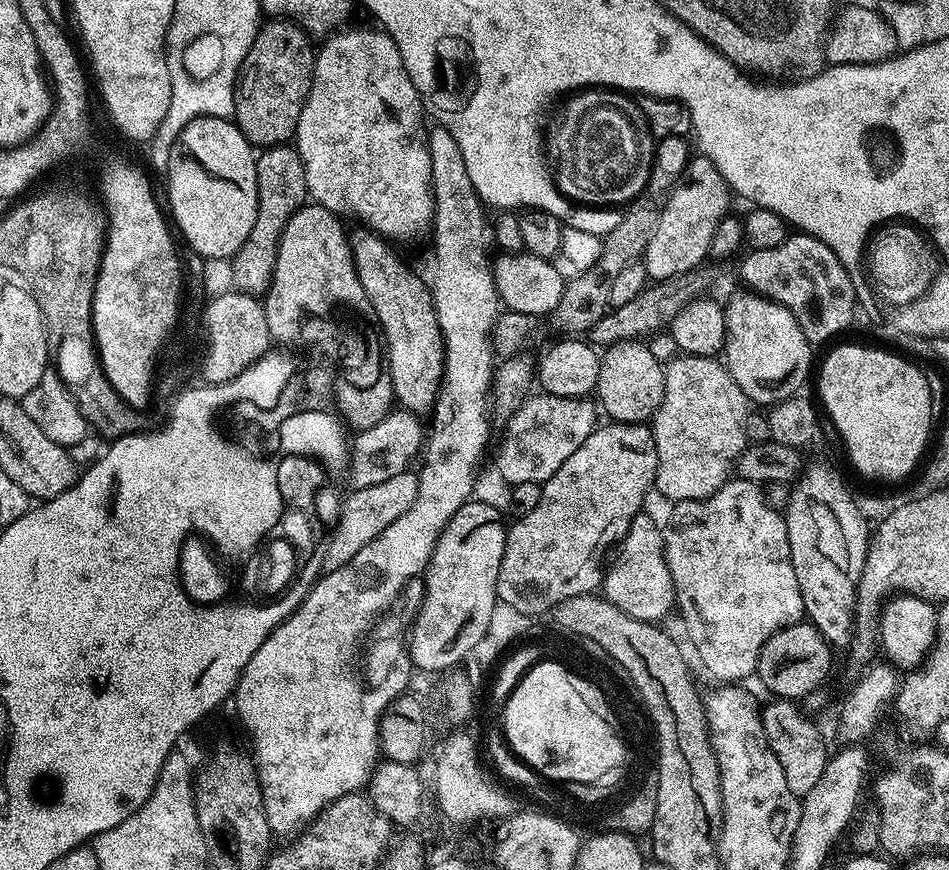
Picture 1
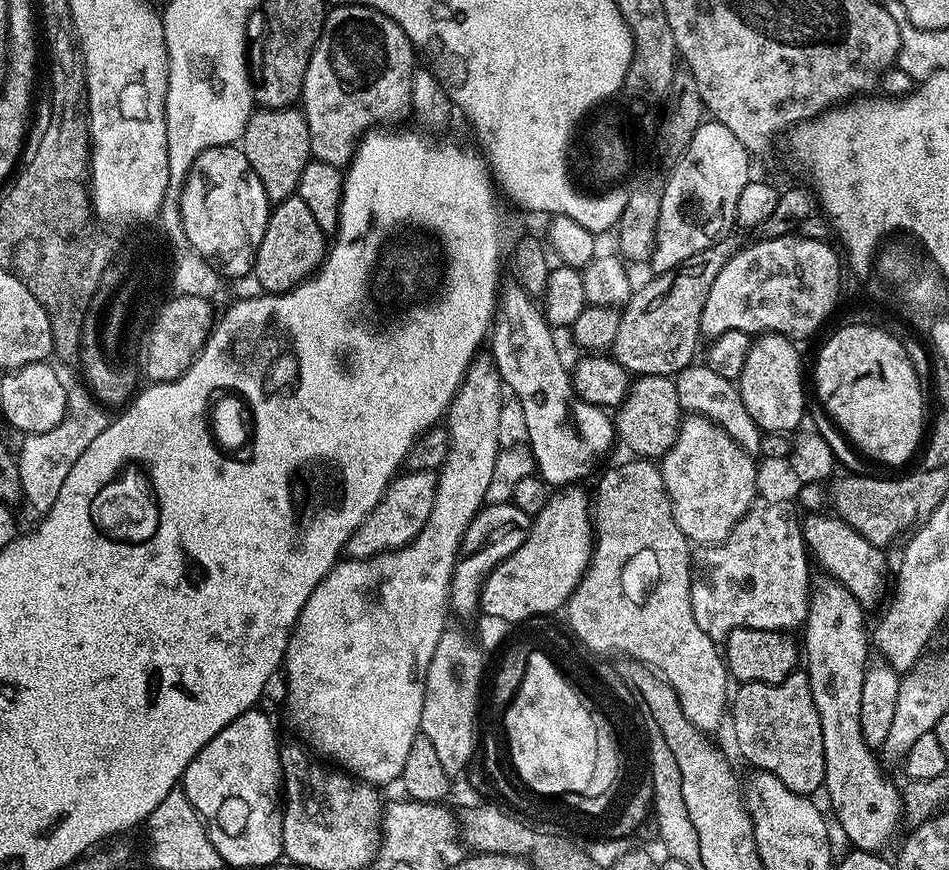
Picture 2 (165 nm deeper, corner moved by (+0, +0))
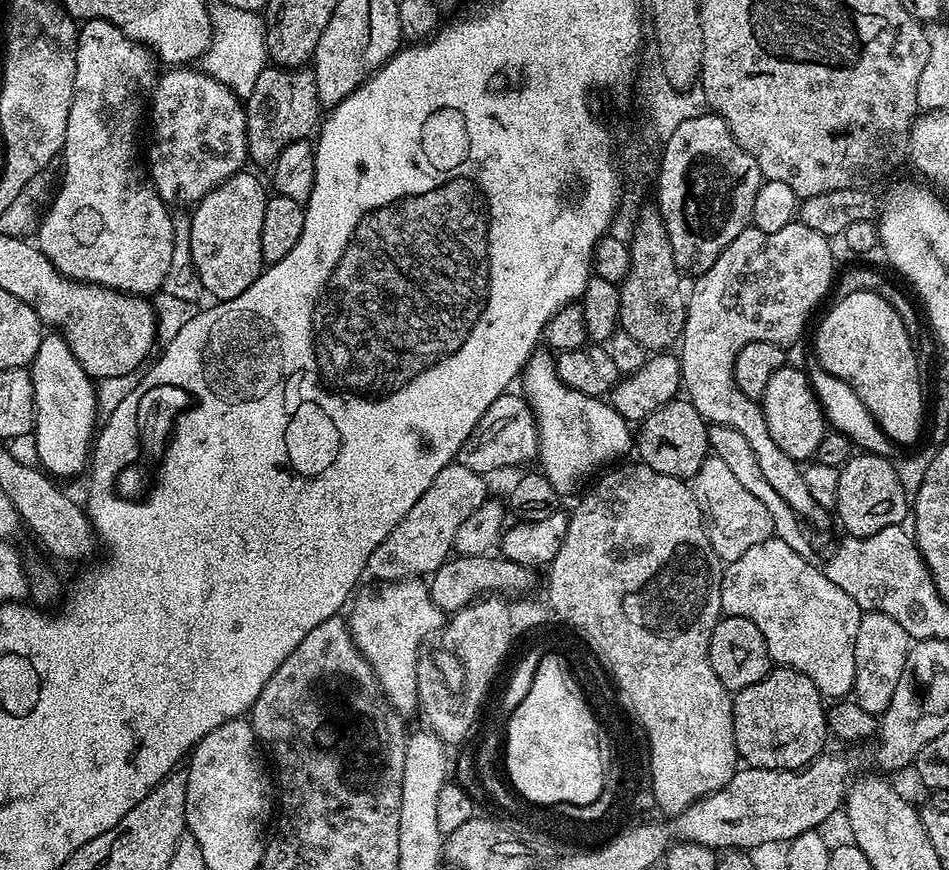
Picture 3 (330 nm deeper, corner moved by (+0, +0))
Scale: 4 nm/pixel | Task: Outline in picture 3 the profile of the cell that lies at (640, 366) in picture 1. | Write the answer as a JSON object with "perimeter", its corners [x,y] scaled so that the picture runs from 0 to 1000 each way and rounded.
{"perimeter":[[[724,457],[707,460],[702,467],[689,471],[689,476],[682,478],[673,492],[668,506],[669,518],[674,518],[673,528],[693,540],[693,545],[706,545],[710,549],[724,553],[736,545],[740,531],[748,523],[747,489]]]}

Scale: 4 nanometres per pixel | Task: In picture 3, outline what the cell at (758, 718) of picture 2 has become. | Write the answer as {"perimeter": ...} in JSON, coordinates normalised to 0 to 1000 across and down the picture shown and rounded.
{"perimeter":[[[815,767],[807,779],[795,784],[795,789],[786,789],[774,797],[771,824],[777,870],[790,883],[824,885],[825,887],[838,887],[840,883],[848,883],[869,863],[868,849],[874,849],[875,846],[869,817],[869,801],[864,799],[862,789],[858,789],[858,784],[854,784],[849,775],[836,768]]]}

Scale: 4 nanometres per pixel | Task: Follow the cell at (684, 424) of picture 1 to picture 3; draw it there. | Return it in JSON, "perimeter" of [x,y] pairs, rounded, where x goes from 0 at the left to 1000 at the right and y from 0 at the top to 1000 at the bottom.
{"perimeter":[[[746,523],[736,545],[728,548],[727,560],[743,595],[748,628],[752,628],[752,637],[764,649],[773,647],[790,632],[790,628],[799,628],[799,623],[815,615],[813,597],[807,582],[778,555],[778,549],[773,549],[773,544],[762,533],[761,526]]]}

